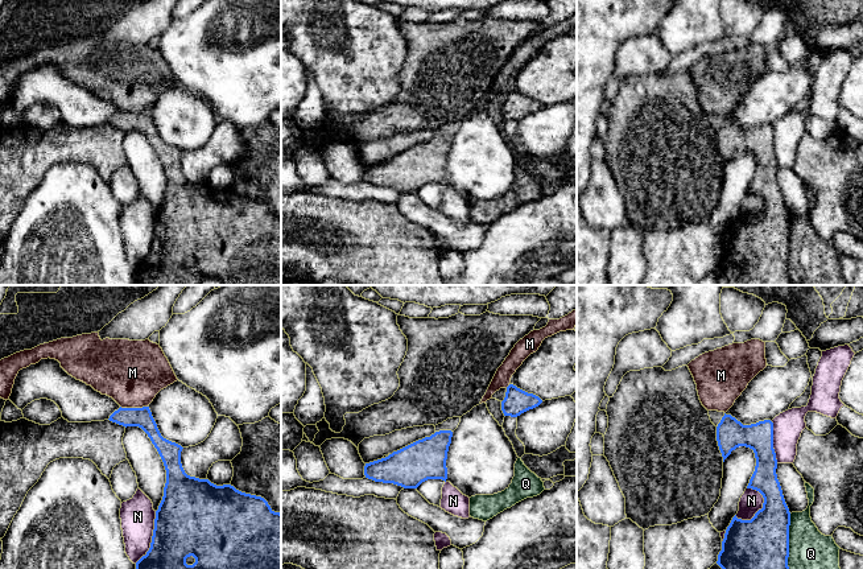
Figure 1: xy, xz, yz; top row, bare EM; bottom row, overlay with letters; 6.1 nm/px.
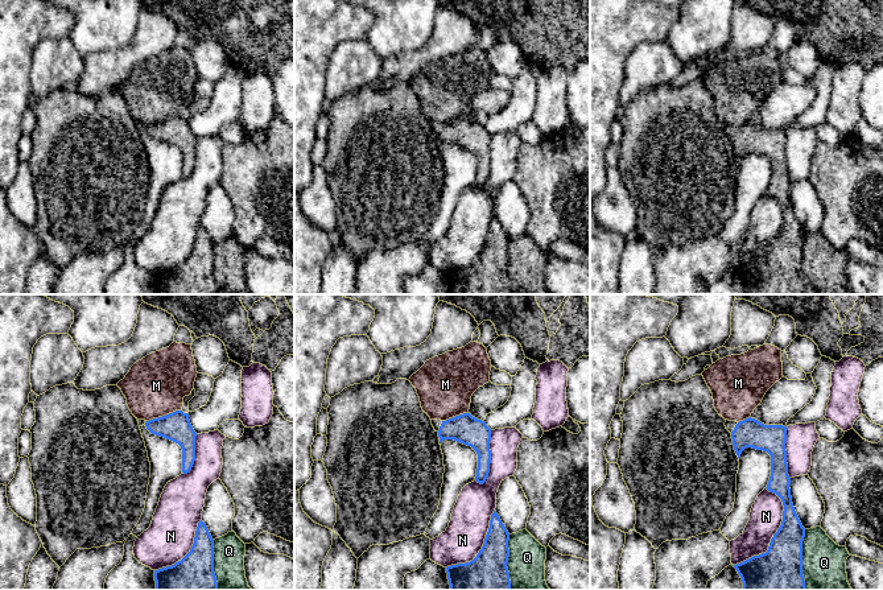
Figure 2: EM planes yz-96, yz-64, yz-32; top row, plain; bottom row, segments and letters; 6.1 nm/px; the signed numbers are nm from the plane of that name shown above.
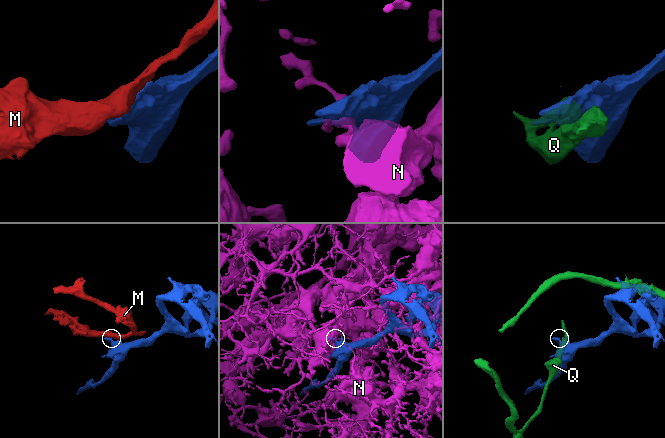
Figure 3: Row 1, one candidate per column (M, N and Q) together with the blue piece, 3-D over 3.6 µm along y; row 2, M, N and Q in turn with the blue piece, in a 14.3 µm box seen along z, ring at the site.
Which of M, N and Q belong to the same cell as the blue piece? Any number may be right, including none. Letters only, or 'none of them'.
none of them

